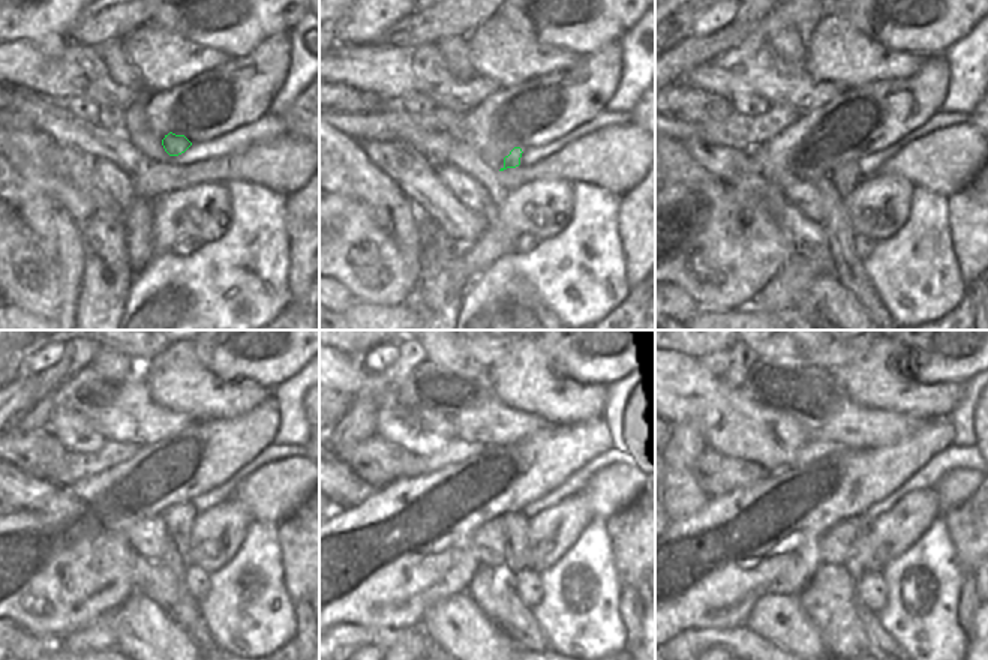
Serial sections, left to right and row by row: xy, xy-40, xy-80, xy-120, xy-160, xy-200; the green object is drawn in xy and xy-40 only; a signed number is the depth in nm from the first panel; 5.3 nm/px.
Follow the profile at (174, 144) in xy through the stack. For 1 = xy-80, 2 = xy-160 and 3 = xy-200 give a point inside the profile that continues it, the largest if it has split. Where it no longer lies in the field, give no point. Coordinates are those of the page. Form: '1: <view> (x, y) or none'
1: xy-80 (847, 176)
2: xy-160 (516, 552)
3: xy-200 (862, 560)

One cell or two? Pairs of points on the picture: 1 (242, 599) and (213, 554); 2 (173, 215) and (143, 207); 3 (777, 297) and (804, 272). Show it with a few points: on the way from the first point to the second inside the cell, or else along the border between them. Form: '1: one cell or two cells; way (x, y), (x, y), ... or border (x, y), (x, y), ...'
1: two cells; border (243, 539), (239, 549), (210, 573)
2: two cells; border (153, 201), (153, 240), (149, 245)
3: one cell; way (783, 291), (798, 276)

